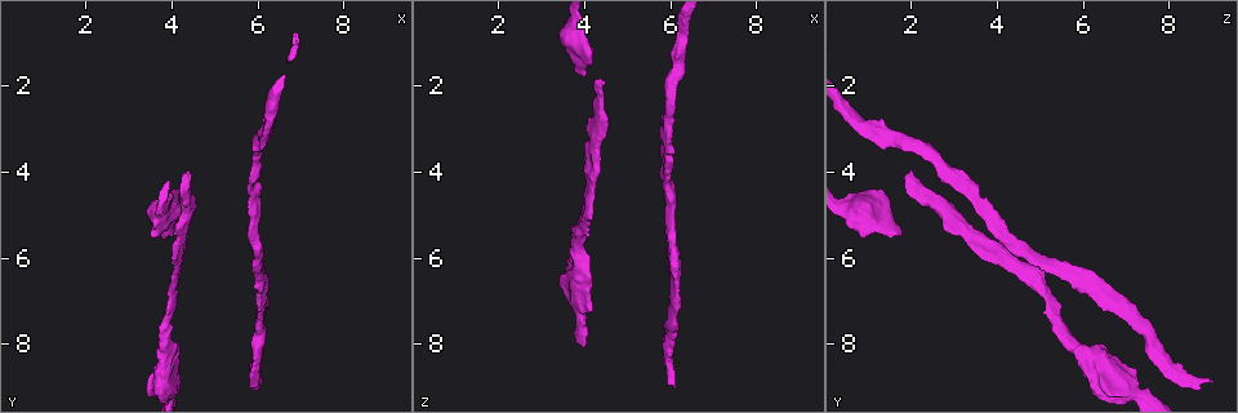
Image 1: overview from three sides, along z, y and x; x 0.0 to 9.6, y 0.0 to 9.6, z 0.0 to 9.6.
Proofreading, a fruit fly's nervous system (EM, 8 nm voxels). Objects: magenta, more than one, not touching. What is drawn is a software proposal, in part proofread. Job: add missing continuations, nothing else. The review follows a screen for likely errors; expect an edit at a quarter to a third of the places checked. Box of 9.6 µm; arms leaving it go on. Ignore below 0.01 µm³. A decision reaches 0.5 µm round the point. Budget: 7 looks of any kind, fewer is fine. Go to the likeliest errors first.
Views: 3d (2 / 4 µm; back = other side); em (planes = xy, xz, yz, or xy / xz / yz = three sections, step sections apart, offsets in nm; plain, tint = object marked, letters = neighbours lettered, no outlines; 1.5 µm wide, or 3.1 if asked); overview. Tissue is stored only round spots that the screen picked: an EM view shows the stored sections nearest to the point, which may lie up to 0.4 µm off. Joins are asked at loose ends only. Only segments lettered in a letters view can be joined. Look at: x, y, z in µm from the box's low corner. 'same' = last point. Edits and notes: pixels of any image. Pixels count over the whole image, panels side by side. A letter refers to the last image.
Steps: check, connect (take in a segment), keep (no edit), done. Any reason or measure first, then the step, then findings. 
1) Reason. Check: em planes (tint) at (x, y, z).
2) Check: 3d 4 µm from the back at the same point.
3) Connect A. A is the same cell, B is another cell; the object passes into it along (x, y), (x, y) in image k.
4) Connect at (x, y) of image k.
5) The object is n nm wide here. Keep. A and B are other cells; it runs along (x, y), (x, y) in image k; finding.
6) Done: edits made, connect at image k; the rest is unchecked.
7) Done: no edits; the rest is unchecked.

Free end. Check: em xy step 4 (tint) at (6.15, 8.90, 8.95).

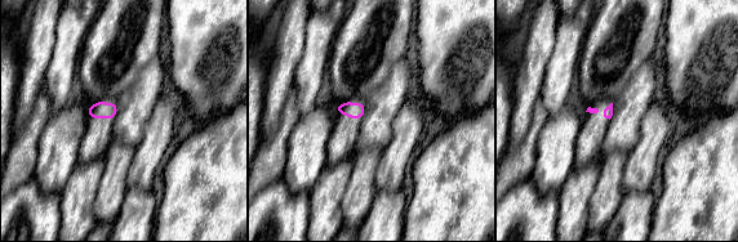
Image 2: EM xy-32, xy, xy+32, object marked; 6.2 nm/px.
Another direction. Check: em planes (letters) at the same point.

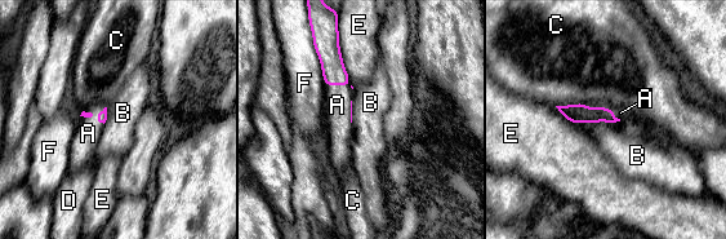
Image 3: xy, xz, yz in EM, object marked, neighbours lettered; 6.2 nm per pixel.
Connect A. A is the same cell, B, C, D, E and F are other cells; the object passes into it along (579, 113), (602, 107), (620, 113) in image 3; the cell continues.

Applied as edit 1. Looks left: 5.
Redraw. Check: overview.

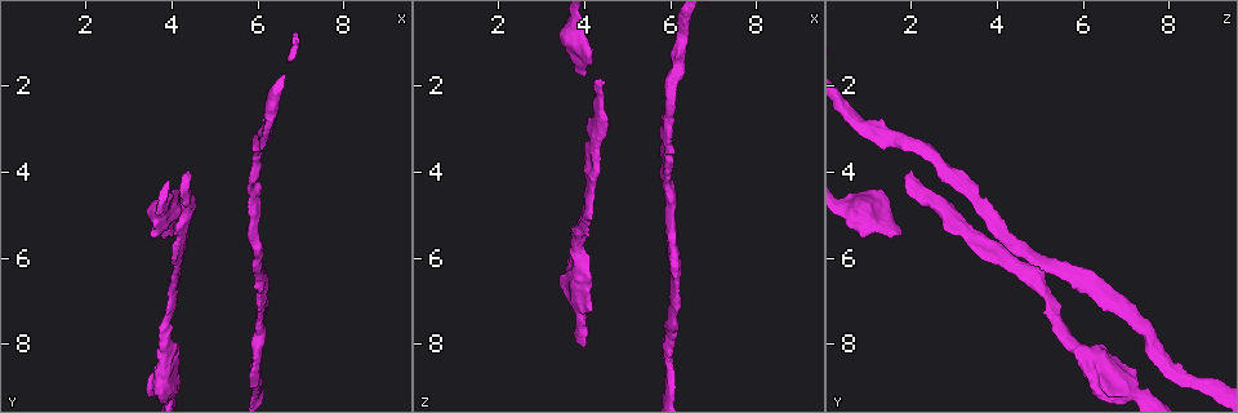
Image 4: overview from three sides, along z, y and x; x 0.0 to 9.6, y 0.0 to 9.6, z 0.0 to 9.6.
Stops while still wide. Check: 3d 2 µm at (3.65, 9.05, 6.10).

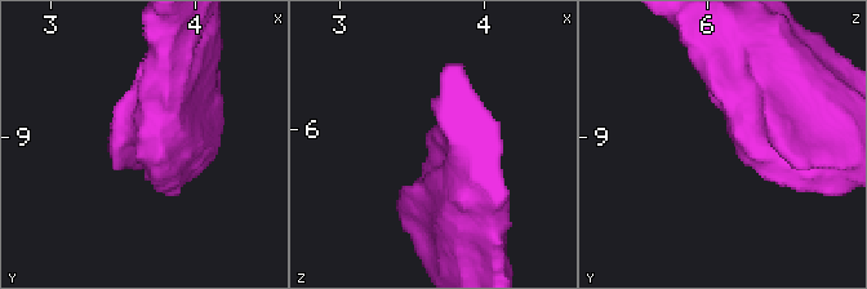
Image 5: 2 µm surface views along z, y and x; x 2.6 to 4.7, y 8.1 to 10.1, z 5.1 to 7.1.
Check: em xz step 8 (plain) at (3.62, 8.98, 6.18).

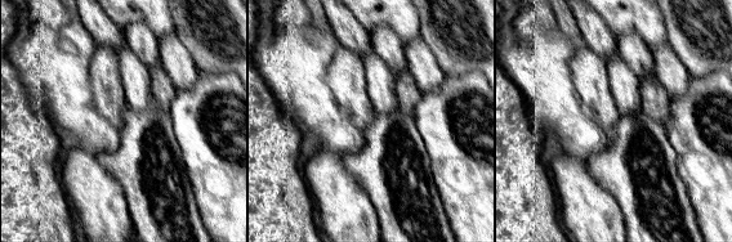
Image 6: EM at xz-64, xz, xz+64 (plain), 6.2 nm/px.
What lies round it. Check: em xz step 8 (letters) at the same point.

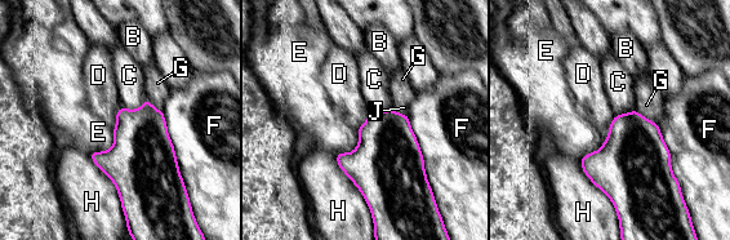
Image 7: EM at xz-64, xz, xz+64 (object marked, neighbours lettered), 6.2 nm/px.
Keep. B, C, D, E, F, G, H and J are other cells; a border runs along (615, 115), (604, 141) in image 7; no lettered segment goes on from it.

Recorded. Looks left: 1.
Done: edits made, connect at image 3; the rest is unchecked.

